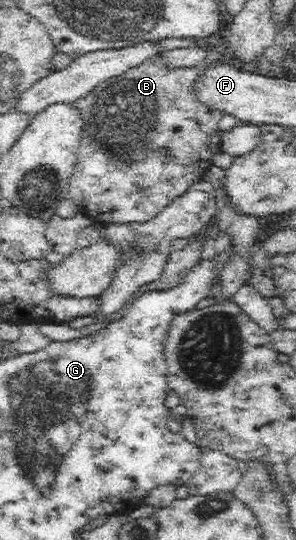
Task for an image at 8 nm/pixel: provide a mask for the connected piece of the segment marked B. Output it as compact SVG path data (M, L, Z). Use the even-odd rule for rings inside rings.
M205 44L204 49L206 56L194 66L173 66L173 63L169 62L168 54L160 49L143 59L138 66L130 67L124 74L98 83L86 96L75 100L85 118L85 130L76 152L77 164L70 179L68 197L78 205L79 212L93 224L106 226L145 223L154 218L174 198L184 194L187 186L213 165L212 158L221 151L223 138L218 122L226 112L210 106L201 98L197 82L212 65L233 59L229 50L224 53L220 48ZM161 149L169 150L171 158L161 155ZM138 186L149 188L147 195L136 194L140 192Z

